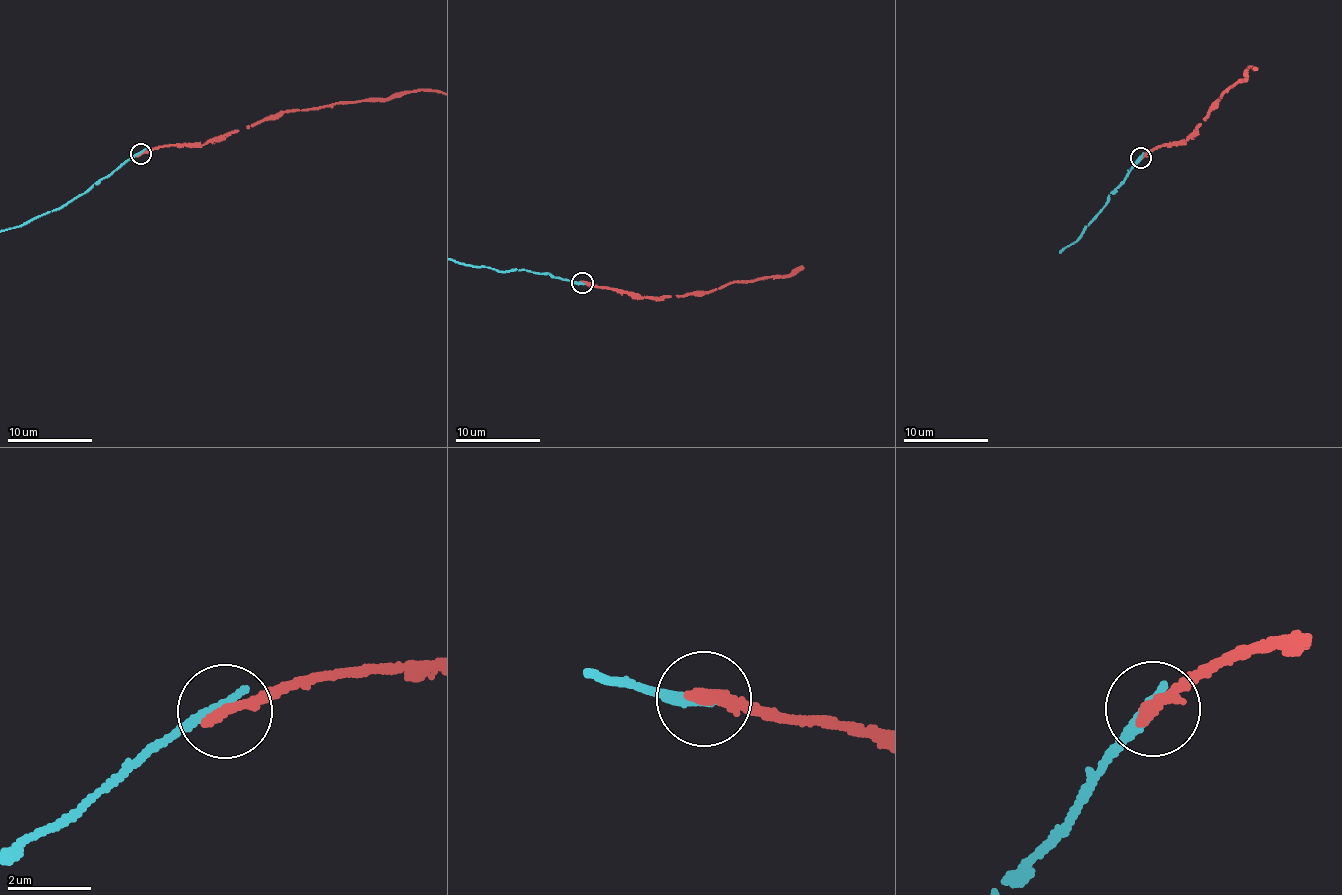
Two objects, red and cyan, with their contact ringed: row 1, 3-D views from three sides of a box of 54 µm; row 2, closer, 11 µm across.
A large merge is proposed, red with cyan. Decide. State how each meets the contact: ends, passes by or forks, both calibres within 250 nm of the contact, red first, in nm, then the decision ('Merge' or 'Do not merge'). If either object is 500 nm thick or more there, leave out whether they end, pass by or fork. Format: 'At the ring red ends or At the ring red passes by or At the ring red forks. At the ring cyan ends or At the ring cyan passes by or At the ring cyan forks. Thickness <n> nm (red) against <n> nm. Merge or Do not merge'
At the ring red ends. At the ring cyan ends. Thickness 320 nm (red) against 240 nm. Do not merge

